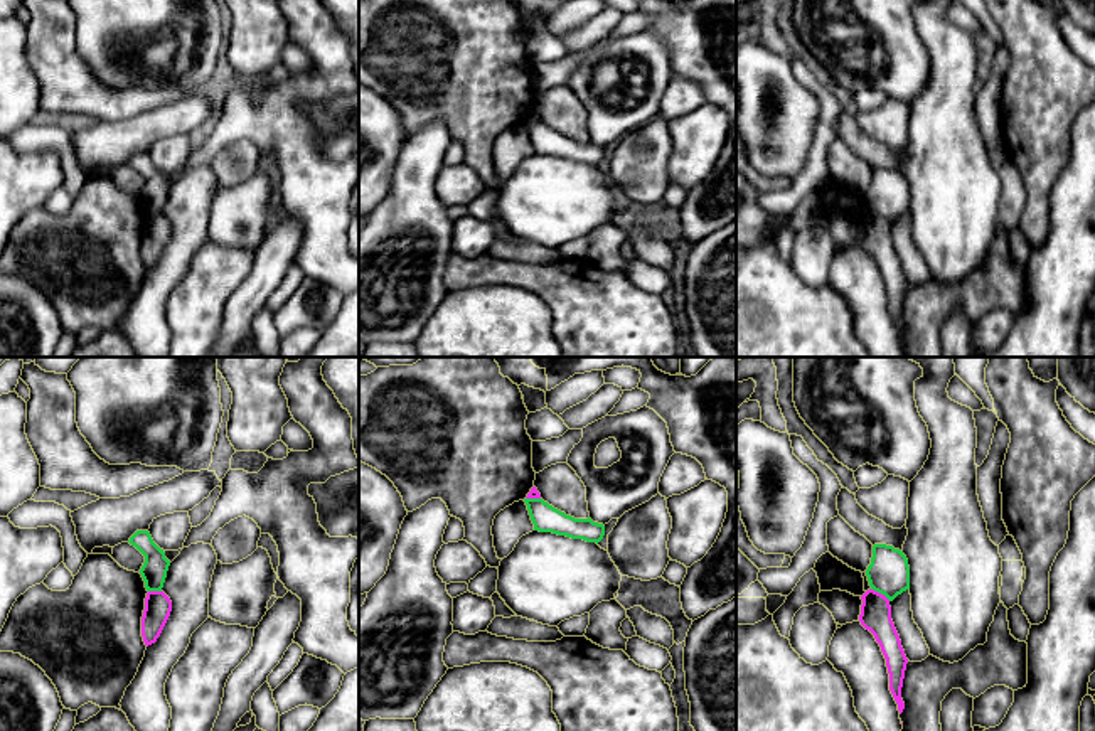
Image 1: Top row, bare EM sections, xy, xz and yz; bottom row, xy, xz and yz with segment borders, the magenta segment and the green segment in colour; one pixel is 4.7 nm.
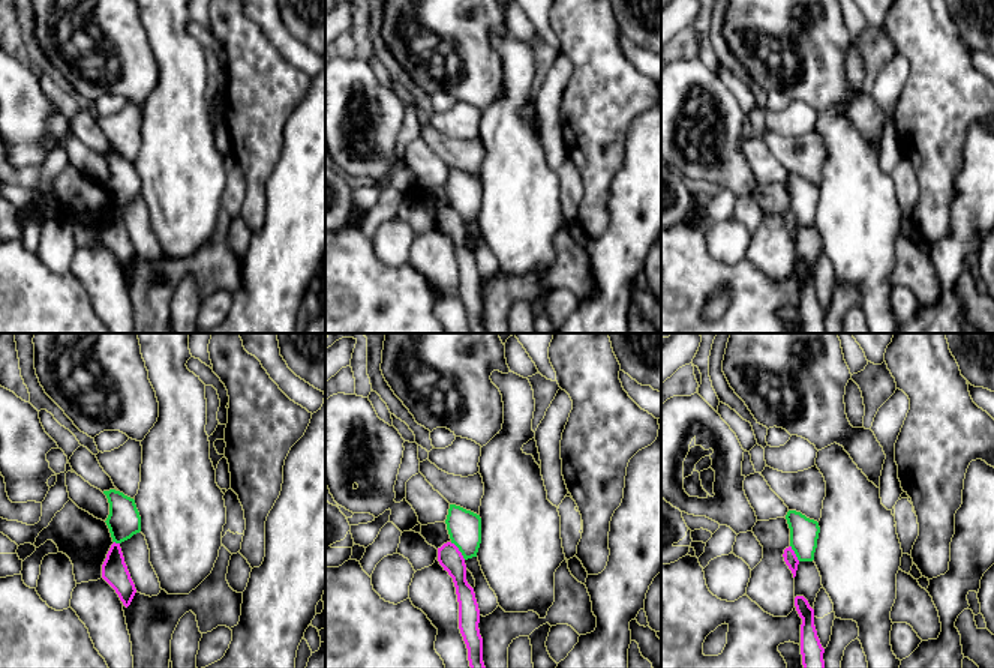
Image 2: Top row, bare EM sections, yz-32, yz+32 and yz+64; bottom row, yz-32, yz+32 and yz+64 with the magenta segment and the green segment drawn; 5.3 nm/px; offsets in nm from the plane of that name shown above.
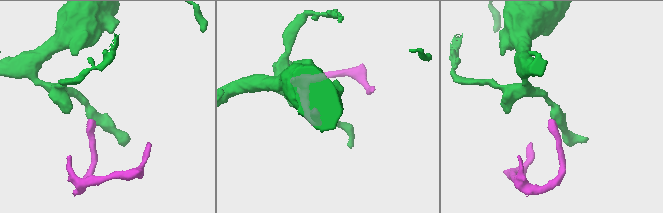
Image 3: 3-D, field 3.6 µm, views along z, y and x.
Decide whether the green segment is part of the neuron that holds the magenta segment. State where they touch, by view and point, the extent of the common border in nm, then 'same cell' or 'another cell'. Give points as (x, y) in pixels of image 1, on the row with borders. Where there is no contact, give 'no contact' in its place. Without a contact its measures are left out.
yz (880, 593) | 110 nm | another cell

